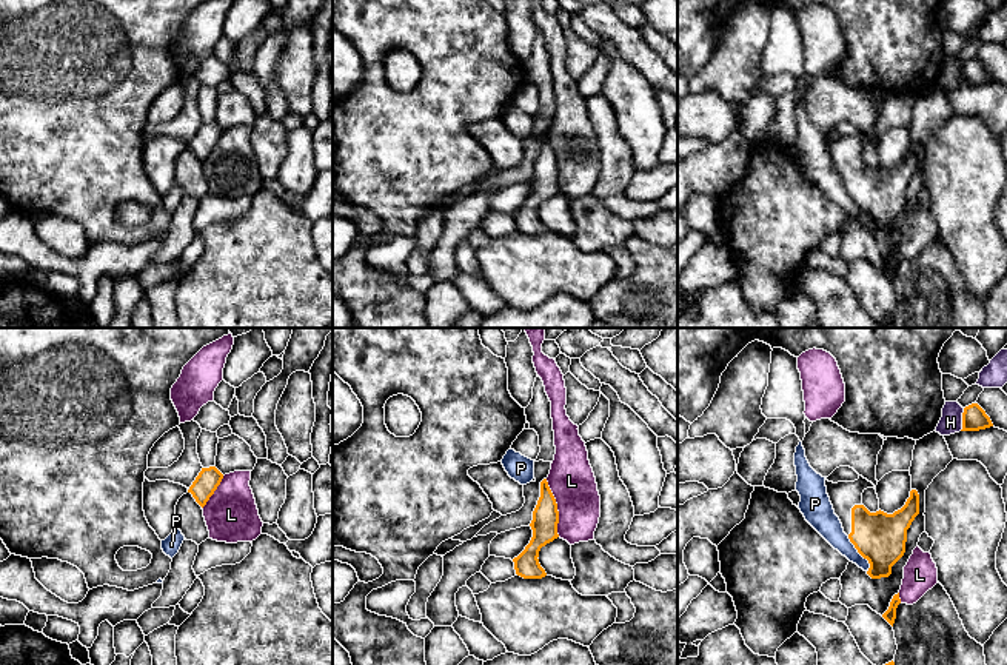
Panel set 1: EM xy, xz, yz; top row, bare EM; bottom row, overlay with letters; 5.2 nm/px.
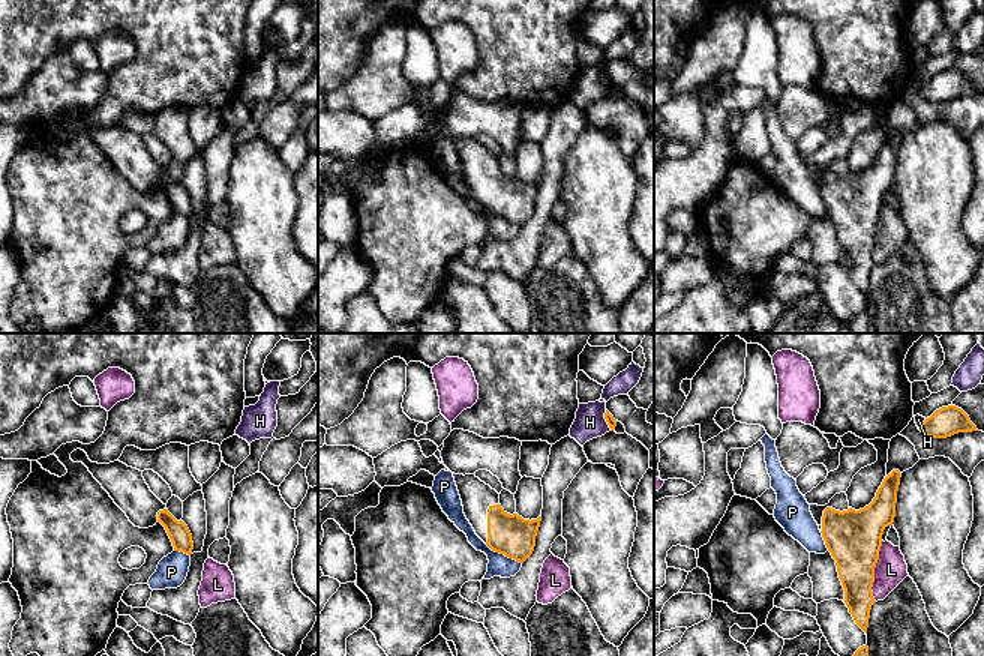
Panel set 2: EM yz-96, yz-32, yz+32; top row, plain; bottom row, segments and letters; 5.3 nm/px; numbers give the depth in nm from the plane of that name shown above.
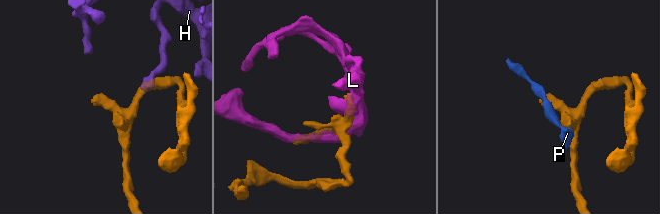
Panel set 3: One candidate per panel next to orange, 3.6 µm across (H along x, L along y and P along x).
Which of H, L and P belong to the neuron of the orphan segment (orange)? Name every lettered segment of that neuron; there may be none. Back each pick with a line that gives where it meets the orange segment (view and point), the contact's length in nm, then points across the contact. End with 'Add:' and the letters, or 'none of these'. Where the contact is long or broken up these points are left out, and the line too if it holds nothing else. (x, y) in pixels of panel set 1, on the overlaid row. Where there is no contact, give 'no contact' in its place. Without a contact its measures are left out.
Add: none of these

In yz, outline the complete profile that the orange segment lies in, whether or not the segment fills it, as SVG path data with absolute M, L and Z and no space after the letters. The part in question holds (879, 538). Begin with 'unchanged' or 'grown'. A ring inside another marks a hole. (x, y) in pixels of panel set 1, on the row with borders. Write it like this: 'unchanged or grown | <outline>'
grown | M862 476L855 482L838 483L825 479L825 486L844 533L870 563L867 574L872 579L888 577L892 566L905 553L907 530L919 514L918 491L912 490L905 505L893 514L887 514L881 510L870 513L862 505L862 493L867 488L876 488Z

